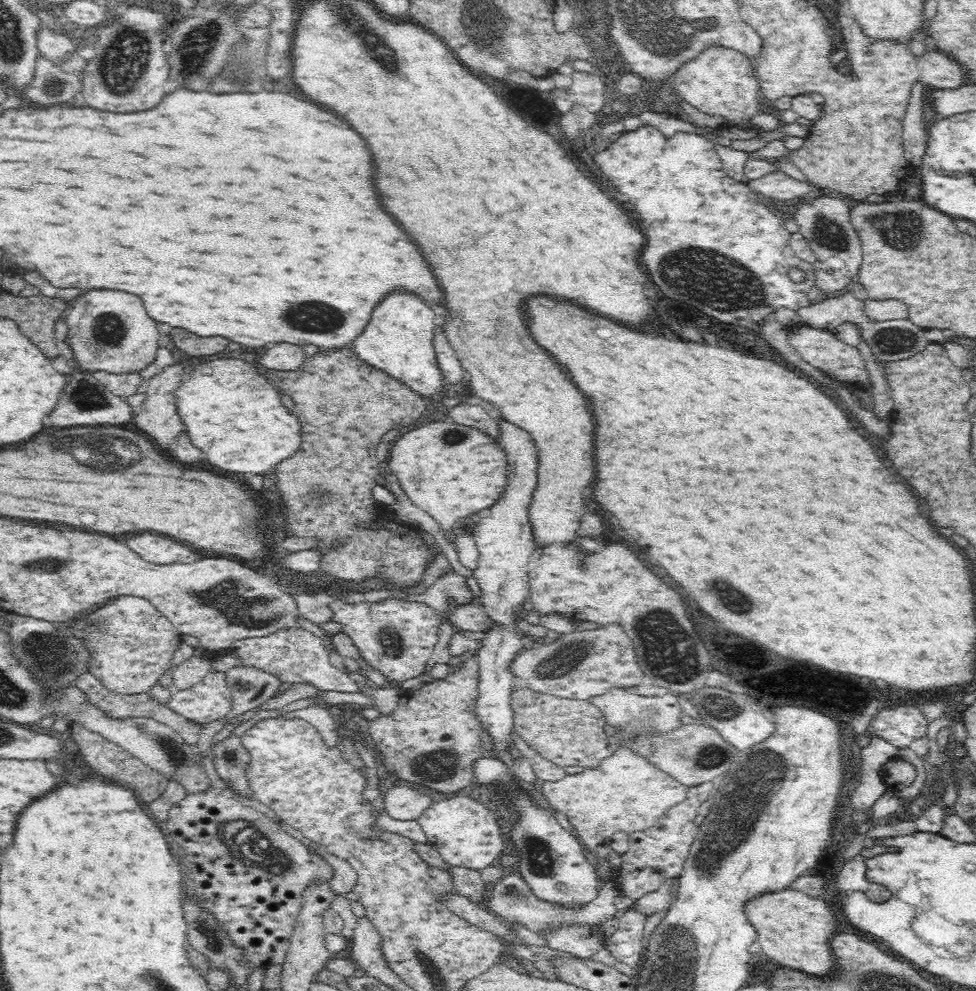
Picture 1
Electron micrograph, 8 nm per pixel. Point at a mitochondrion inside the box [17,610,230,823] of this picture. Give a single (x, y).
(176, 754)

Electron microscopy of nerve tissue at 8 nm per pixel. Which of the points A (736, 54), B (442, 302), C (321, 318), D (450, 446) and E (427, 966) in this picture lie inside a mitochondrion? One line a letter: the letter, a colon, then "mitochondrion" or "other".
A: other
B: other
C: mitochondrion
D: mitochondrion
E: mitochondrion

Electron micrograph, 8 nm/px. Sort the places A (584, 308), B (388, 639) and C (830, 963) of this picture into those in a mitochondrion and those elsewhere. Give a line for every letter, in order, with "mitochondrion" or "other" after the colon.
A: other
B: mitochondrion
C: other

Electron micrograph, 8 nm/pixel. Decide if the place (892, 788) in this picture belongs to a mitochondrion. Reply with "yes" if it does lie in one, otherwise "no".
no

